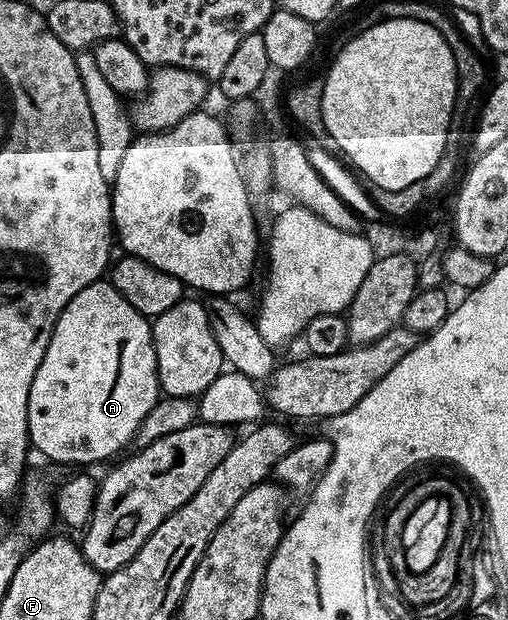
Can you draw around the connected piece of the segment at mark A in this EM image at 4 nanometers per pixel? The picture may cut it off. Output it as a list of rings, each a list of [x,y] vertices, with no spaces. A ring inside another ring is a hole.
[[[108,281],[93,282],[79,296],[63,308],[59,320],[53,329],[51,340],[47,344],[47,352],[43,352],[43,364],[39,364],[39,372],[35,372],[35,380],[31,380],[31,396],[29,397],[29,440],[34,451],[37,450],[45,458],[53,462],[74,462],[74,467],[85,468],[88,462],[105,462],[108,458],[116,459],[122,453],[128,442],[132,443],[137,436],[137,430],[143,424],[147,412],[159,401],[159,387],[157,384],[157,357],[153,347],[153,328],[150,319],[140,314]]]

